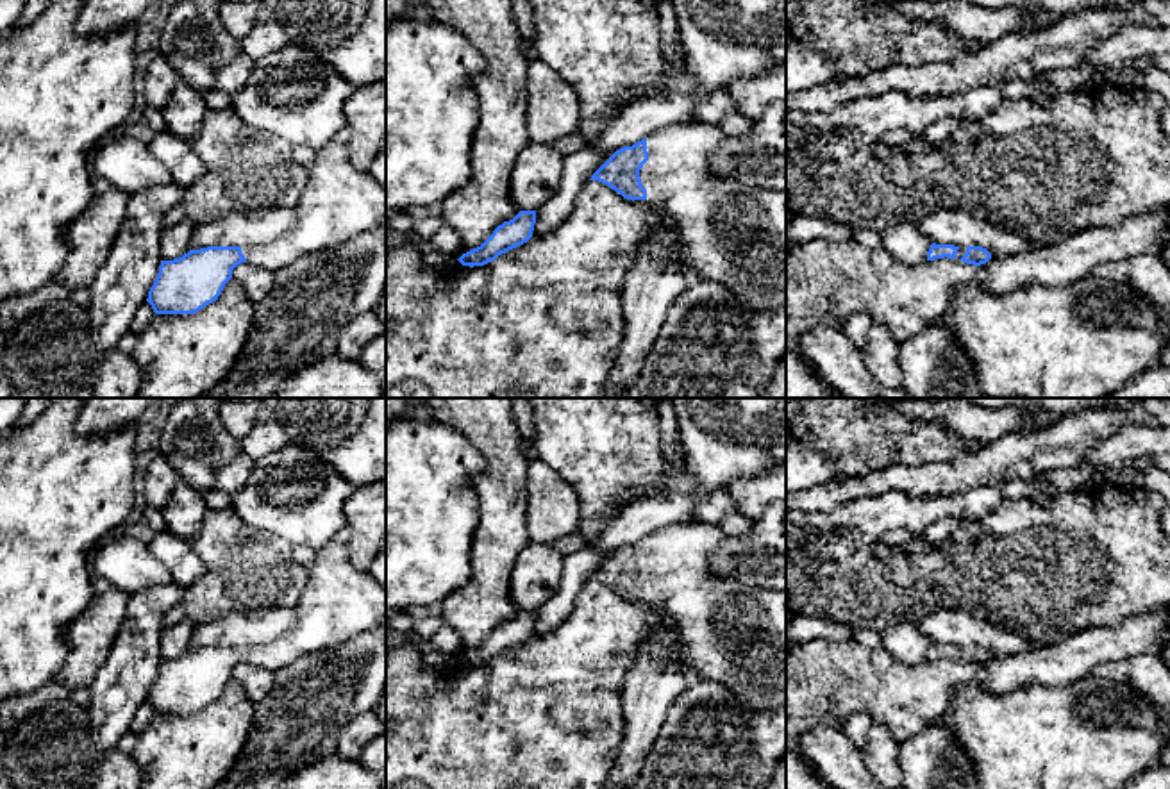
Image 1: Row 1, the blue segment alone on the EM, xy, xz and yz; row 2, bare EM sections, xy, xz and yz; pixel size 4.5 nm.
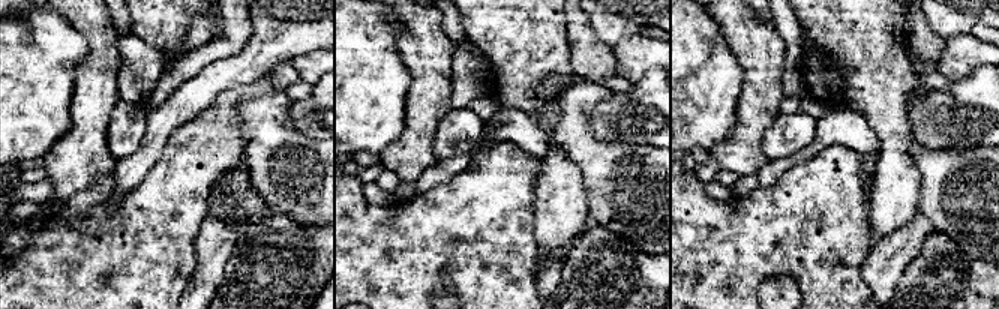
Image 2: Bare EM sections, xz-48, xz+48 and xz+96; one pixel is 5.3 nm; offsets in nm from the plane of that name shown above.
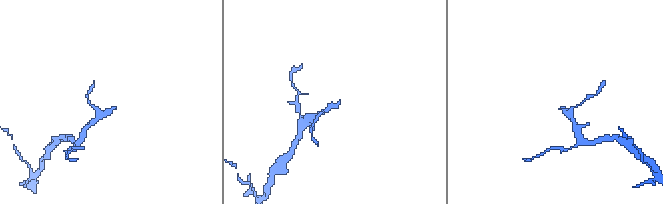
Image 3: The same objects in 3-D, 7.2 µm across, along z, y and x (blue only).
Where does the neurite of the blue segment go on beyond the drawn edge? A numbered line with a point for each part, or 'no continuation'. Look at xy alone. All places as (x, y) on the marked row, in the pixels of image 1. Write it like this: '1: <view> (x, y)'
1: xy (340, 202)

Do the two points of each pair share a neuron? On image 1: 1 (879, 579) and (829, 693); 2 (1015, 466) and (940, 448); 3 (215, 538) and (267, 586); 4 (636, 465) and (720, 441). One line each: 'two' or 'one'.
1: two
2: two
3: one
4: two

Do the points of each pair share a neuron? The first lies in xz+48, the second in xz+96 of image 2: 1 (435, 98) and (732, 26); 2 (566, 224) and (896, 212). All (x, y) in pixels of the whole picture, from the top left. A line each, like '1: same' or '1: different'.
1: same
2: same

